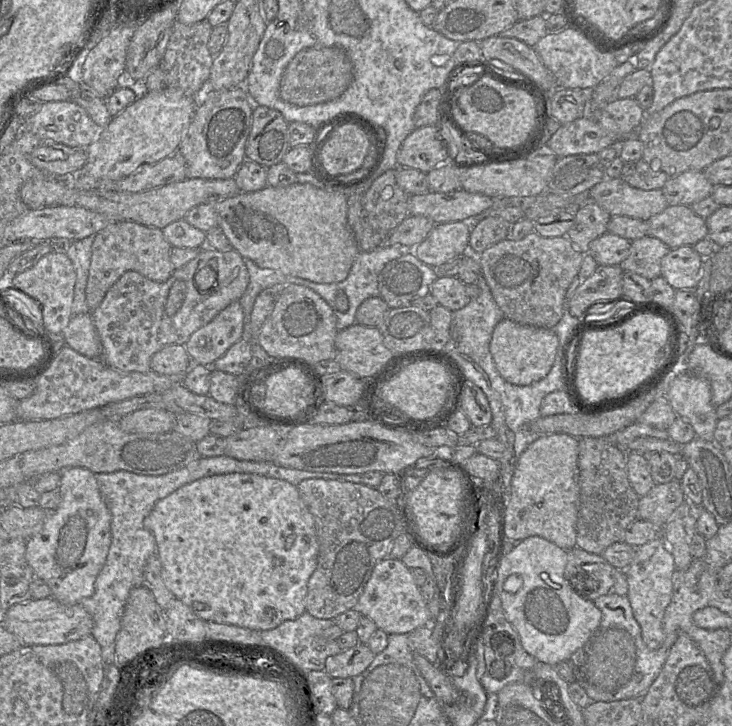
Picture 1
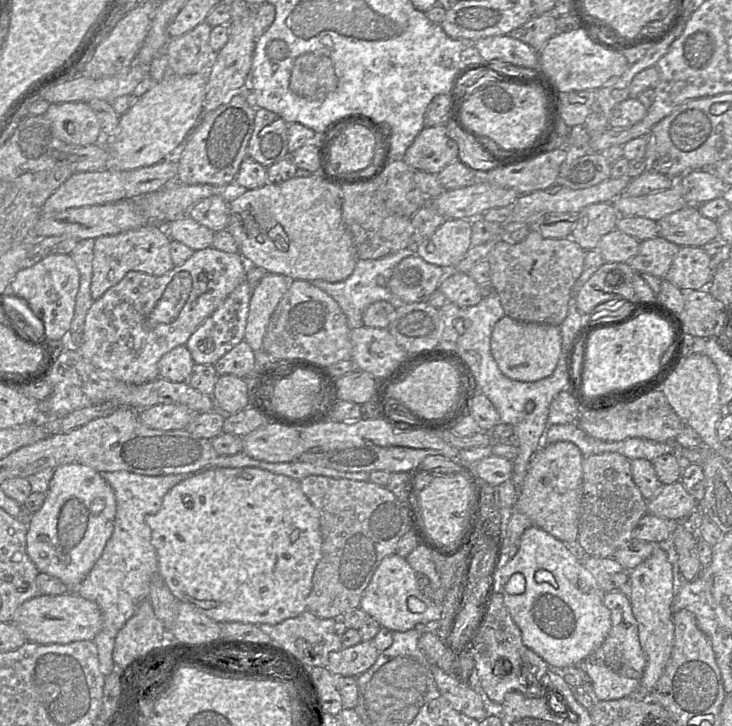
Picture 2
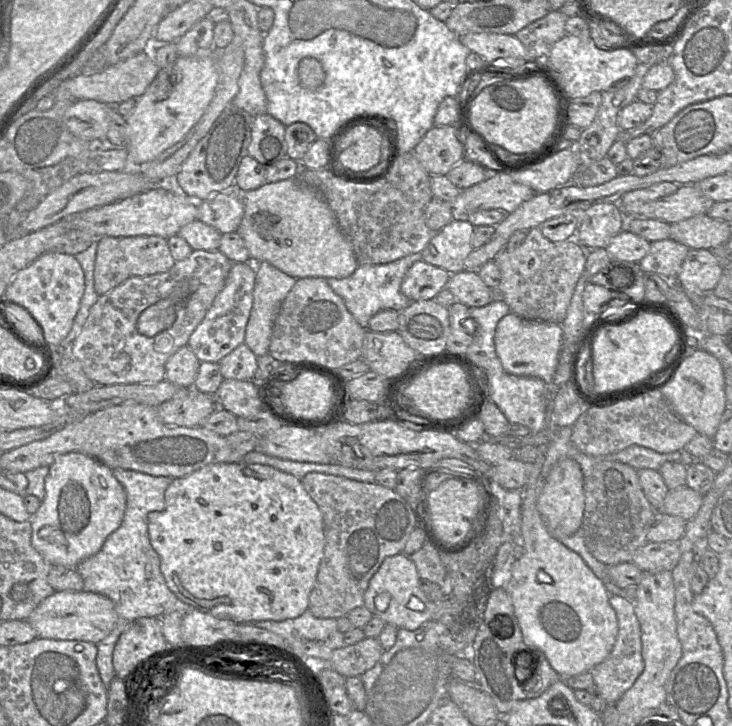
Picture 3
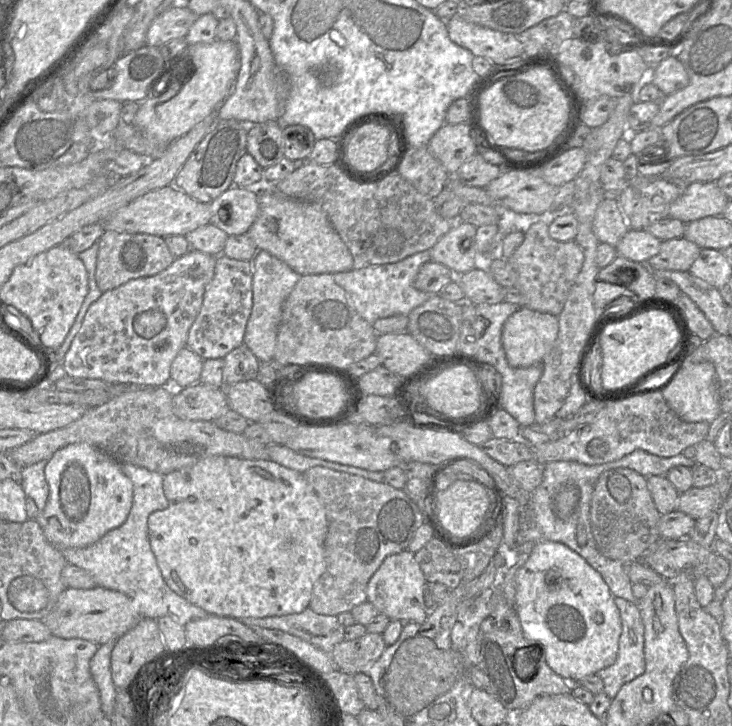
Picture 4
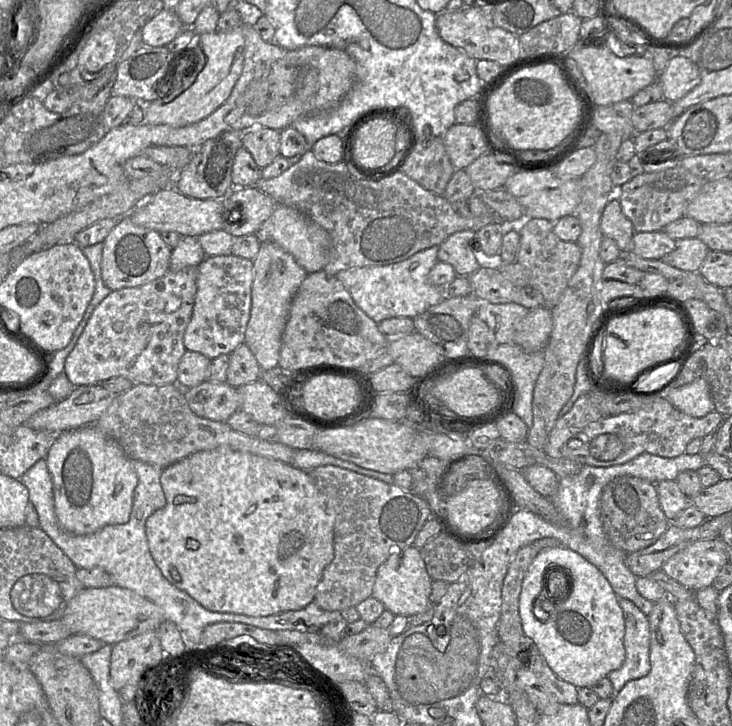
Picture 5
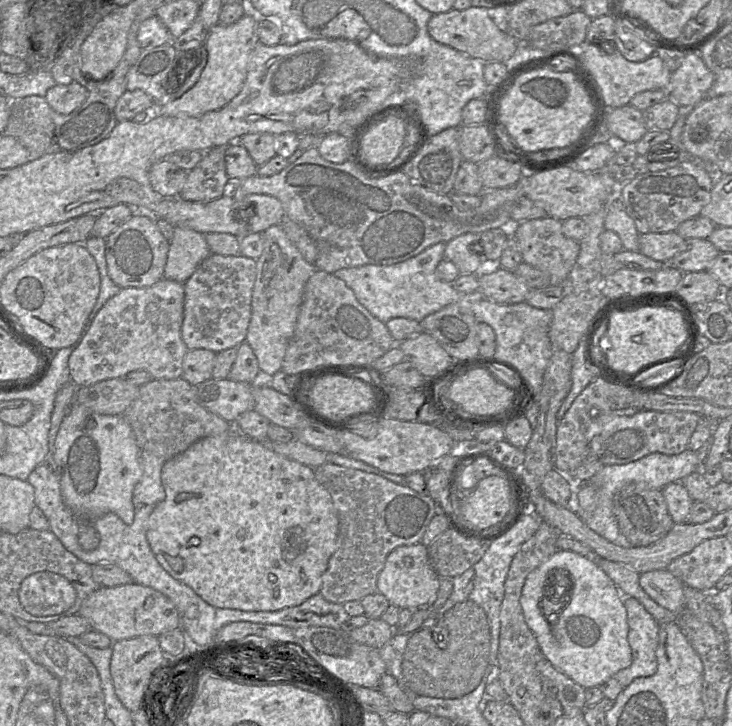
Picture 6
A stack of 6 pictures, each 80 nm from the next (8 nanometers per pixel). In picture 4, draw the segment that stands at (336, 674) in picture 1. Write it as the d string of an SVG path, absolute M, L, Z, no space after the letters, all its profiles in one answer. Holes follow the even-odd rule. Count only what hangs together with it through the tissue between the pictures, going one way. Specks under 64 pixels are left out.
M367 632L360 638L336 644L331 655L340 671L354 675L365 672L380 658L386 647L381 634Z

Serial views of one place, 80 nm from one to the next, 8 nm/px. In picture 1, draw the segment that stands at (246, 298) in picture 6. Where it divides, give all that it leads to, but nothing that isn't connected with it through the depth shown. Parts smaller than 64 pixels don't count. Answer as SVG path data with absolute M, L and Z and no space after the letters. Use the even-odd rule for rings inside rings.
M239 300L199 328L184 345L193 364L211 367L243 337L245 316Z

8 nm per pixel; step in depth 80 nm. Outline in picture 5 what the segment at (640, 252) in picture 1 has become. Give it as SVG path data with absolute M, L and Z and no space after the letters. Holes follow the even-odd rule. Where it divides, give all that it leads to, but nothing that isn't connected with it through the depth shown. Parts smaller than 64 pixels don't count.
M698 238L676 240L675 249L660 260L671 267L687 272L698 272L709 248Z

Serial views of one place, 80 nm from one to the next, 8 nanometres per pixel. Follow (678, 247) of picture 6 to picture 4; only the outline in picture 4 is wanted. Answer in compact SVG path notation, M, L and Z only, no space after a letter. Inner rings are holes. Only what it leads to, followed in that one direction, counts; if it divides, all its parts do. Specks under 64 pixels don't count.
M630 229L616 246L618 256L637 263L647 263L658 254L662 241L646 230Z

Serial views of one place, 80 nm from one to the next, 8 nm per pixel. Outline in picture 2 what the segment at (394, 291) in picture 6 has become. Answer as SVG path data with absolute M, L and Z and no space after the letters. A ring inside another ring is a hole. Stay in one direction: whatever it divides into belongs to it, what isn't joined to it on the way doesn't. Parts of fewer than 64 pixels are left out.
M408 247L379 259L358 259L354 271L344 281L330 283L324 280L313 280L309 282L326 292L339 304L352 330L364 326L362 316L369 305L381 300L394 302L394 296L389 288L391 275L400 261L413 255L416 255L414 247Z

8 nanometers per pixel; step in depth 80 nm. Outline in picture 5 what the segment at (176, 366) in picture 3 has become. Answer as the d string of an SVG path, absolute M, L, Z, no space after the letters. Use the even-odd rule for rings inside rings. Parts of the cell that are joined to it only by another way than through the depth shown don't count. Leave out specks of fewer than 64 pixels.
M186 350L178 364L177 384L182 389L198 386L209 380L211 360L203 354Z

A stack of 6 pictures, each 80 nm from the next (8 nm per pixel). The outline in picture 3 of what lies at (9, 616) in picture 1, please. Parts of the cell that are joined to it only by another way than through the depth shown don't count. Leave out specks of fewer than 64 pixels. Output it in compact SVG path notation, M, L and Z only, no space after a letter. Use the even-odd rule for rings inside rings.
M59 591L44 599L27 621L37 638L81 640L98 644L114 629L118 619L114 603L106 596L86 591Z

